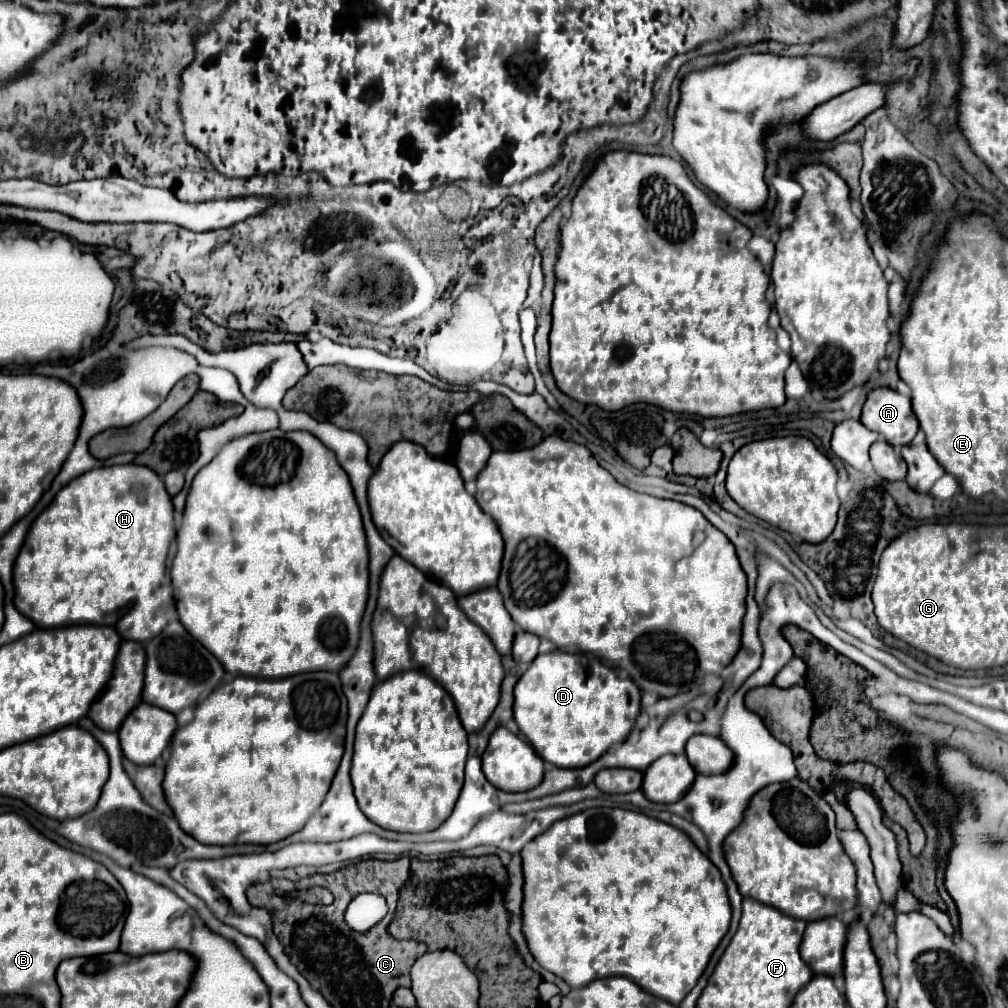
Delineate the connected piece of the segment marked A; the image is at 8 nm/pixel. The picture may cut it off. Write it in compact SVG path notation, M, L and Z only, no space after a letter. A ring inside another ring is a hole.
M875 388L869 392L861 422L869 430L881 434L891 446L907 446L919 430L909 398L889 388Z

